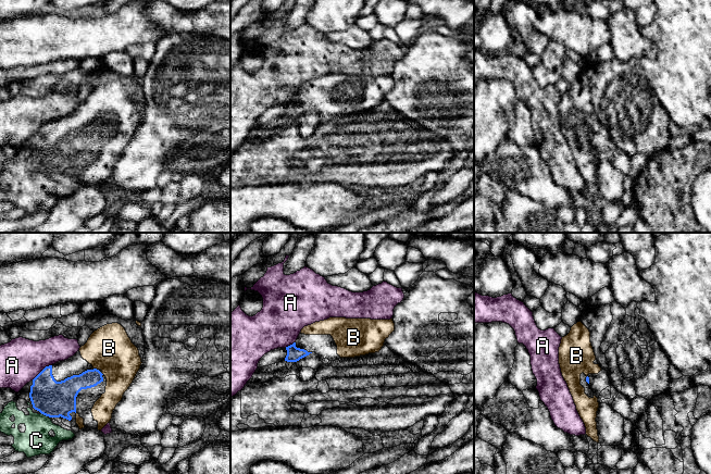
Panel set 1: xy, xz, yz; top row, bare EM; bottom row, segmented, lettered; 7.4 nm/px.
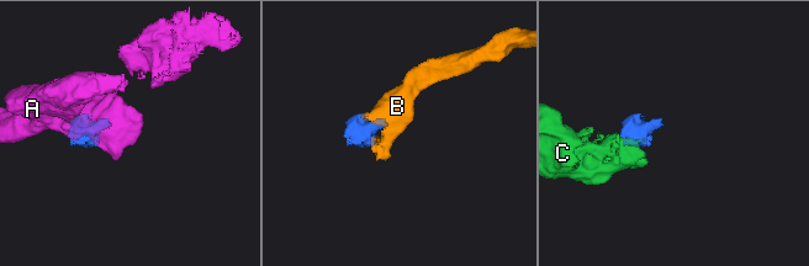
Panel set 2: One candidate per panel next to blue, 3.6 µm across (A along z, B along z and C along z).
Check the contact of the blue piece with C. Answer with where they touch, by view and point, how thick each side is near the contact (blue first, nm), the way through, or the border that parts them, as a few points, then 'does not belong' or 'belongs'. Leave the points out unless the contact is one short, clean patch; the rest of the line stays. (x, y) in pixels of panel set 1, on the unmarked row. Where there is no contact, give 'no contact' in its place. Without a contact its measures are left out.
meets blue in xy at (45, 171); 260 nm thick on the blue side, 220 nm on the other; belongs

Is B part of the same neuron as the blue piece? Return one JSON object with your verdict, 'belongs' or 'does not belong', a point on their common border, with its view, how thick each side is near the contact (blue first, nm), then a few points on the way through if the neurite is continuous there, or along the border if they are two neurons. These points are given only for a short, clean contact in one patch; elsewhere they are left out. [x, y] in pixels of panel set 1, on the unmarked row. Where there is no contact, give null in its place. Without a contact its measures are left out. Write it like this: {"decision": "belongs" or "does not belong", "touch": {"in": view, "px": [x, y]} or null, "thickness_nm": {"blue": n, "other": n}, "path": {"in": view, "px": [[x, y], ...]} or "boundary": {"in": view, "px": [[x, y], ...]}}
{"decision": "belongs", "touch": {"in": "xy", "px": [96, 125]}, "thickness_nm": {"blue": 150, "other": 340}}

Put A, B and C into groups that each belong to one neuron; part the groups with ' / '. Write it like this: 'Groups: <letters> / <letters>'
Groups: A / B C

